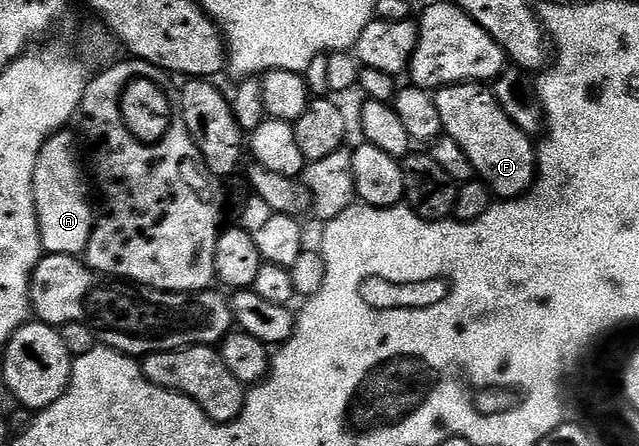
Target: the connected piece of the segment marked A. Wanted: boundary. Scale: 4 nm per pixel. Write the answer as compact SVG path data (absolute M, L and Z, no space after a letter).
M69 130L56 132L43 146L35 162L33 193L42 249L49 254L80 257L93 233L95 208L89 205L89 188L85 185L77 140Z

